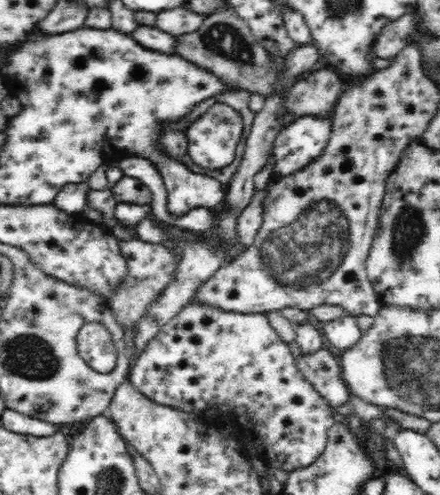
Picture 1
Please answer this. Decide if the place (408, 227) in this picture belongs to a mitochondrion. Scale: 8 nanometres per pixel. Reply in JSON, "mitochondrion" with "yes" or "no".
{"mitochondrion":"yes"}

